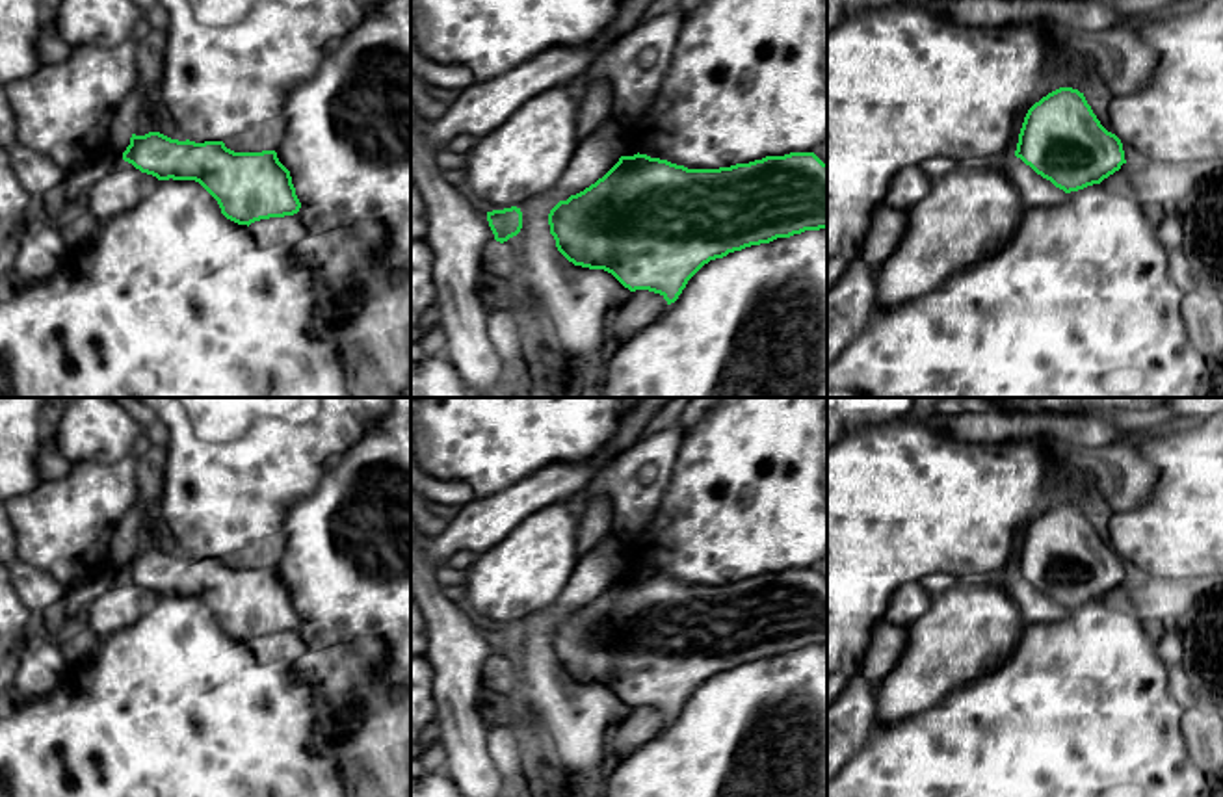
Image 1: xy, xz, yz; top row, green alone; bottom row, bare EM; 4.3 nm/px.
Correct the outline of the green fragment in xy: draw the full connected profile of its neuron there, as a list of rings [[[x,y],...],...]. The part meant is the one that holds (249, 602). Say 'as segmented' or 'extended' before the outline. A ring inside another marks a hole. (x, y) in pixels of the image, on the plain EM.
as segmented; [[[149,548],[132,550],[123,576],[158,596],[199,598],[238,641],[294,632],[301,624],[275,567],[234,568],[223,557],[178,557]]]

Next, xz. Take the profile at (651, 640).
as segmented; [[[638,568],[621,572],[595,600],[559,617],[548,630],[548,641],[558,667],[574,682],[604,686],[630,708],[649,706],[671,721],[710,676],[777,654],[827,645],[827,580],[814,568],[790,568],[719,585],[688,585]]]

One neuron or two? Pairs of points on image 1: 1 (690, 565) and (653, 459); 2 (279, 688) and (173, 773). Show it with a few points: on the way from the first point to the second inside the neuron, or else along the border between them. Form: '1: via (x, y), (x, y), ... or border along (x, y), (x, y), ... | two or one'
1: border along (681, 448), (655, 515), (644, 528) | two
2: via (253, 712), (218, 747), (199, 758) | one

